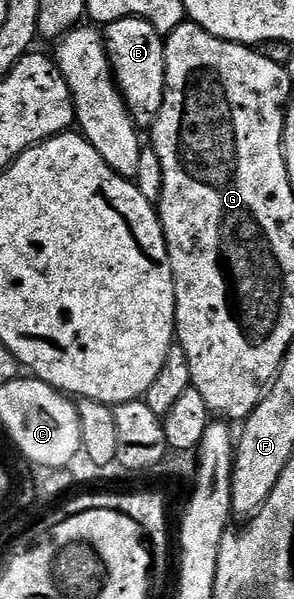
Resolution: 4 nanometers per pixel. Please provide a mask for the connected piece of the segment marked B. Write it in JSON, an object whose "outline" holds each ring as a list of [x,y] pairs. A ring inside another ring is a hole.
{"outline":[[[119,19],[103,28],[104,45],[108,49],[108,62],[112,64],[112,74],[124,97],[124,104],[136,122],[137,128],[148,129],[155,123],[162,109],[164,86],[166,85],[166,57],[164,56],[165,36],[159,35],[145,19]]]}

